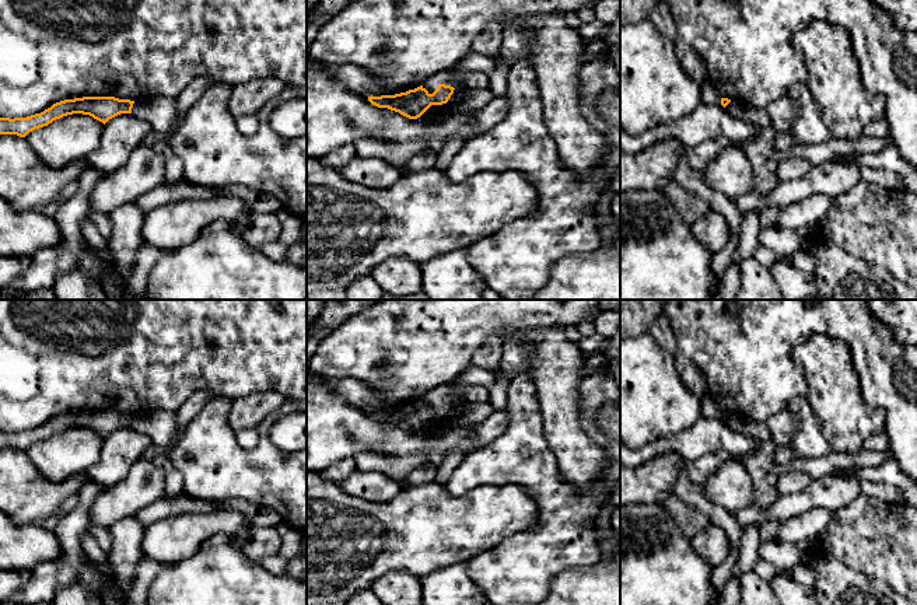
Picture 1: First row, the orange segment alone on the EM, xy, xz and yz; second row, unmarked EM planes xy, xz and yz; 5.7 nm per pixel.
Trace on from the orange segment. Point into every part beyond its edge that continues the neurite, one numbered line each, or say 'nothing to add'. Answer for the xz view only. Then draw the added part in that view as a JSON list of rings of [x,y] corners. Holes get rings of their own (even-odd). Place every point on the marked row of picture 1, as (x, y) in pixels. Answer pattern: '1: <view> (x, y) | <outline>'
1: xz (473, 62) | [[[470,52],[455,69],[448,69],[428,77],[423,88],[426,88],[428,94],[433,94],[440,84],[456,88],[465,84],[469,74],[482,73],[490,76],[496,69],[497,64],[493,57]]]

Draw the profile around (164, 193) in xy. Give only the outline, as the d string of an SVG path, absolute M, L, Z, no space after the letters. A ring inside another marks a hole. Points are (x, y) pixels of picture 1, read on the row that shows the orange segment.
M181 179L175 183L162 183L140 197L136 199L136 204L146 213L165 203L179 200L206 200L217 196L211 188L197 186L186 179Z

